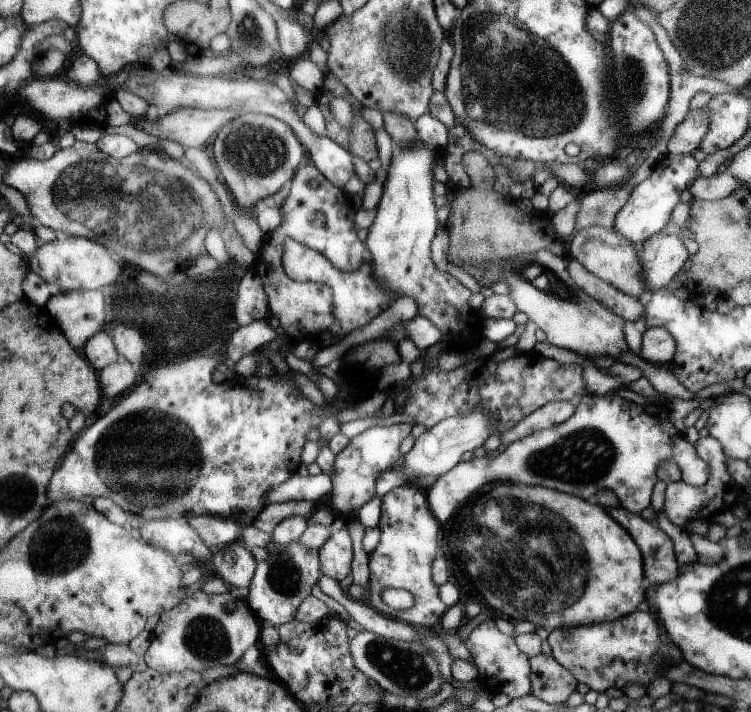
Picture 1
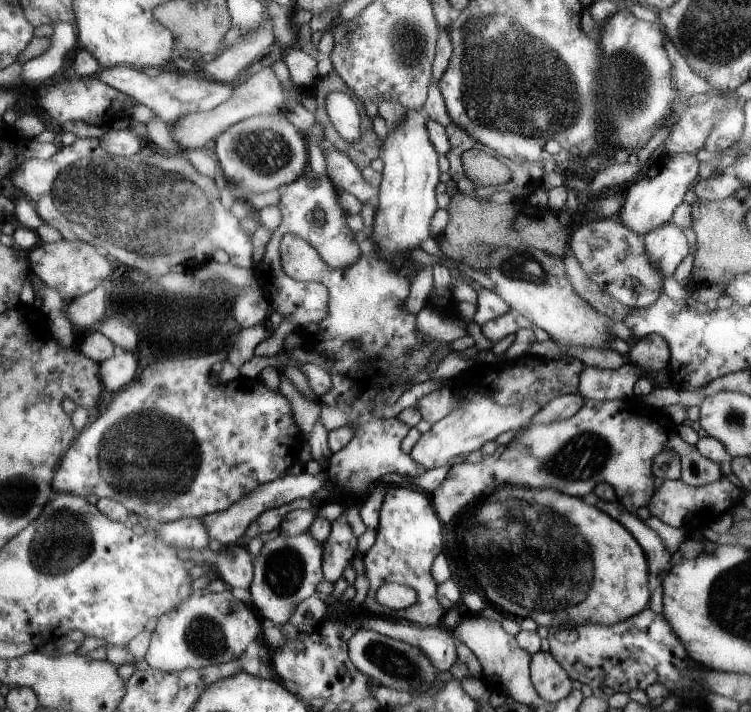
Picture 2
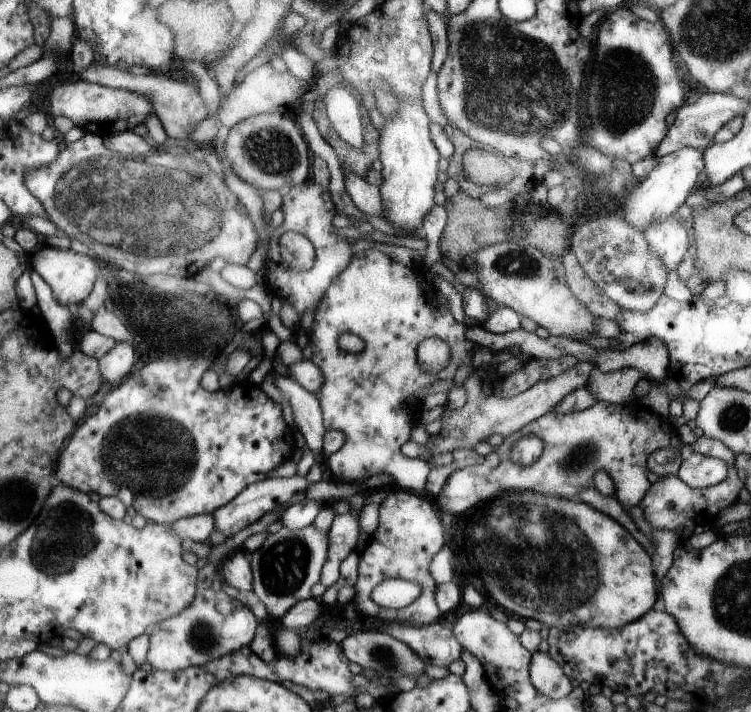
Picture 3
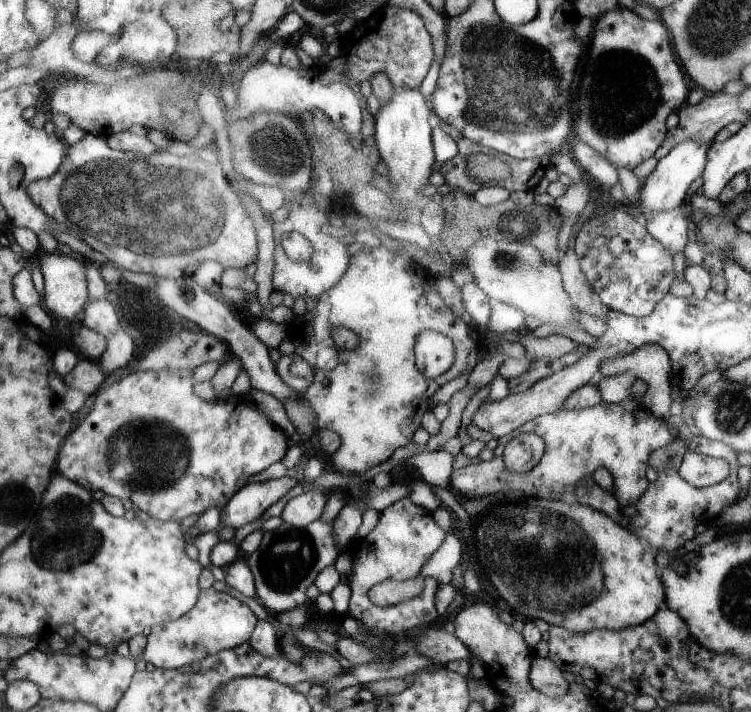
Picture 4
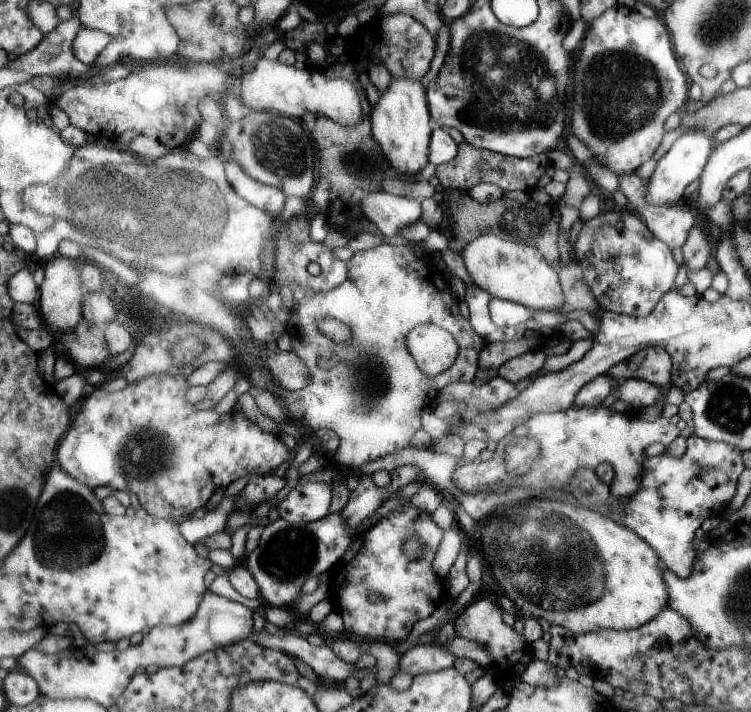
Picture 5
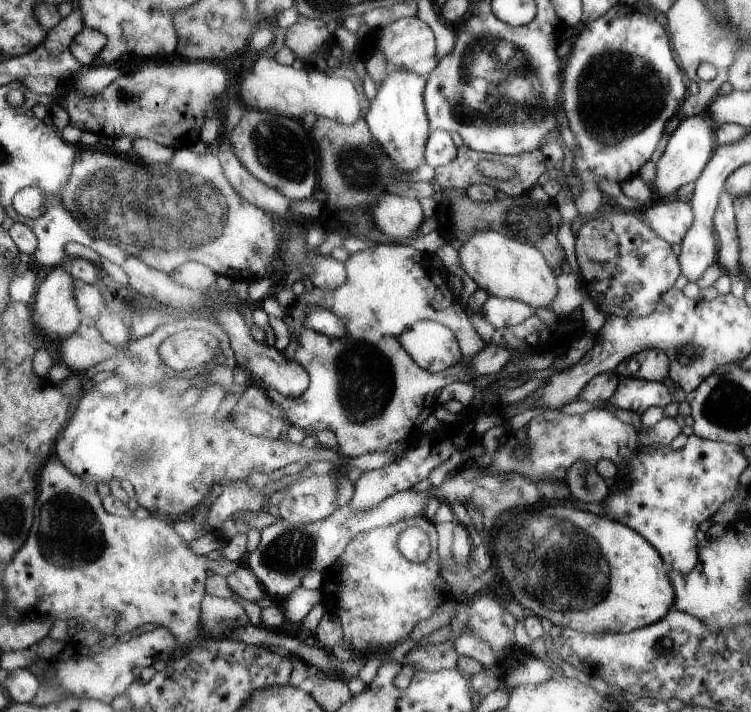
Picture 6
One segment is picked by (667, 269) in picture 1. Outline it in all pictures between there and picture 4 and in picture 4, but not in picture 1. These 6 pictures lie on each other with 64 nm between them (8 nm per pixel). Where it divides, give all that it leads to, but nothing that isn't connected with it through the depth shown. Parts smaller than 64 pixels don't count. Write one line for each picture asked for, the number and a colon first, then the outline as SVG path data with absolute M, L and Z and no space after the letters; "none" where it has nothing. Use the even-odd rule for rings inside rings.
2: M667 222L645 234L645 250L649 254L649 260L659 266L663 278L667 278L669 274L677 272L677 266L687 256L689 246L683 228Z
3: M675 214L667 216L667 218L661 218L657 222L651 222L643 230L645 240L649 240L653 250L663 256L669 270L677 270L681 258L687 256L687 250L689 250L689 244L691 244L683 224L677 222L673 216Z
4: M681 208L669 212L643 212L643 218L647 222L645 228L649 230L649 234L679 258L689 242L687 218L681 214Z

